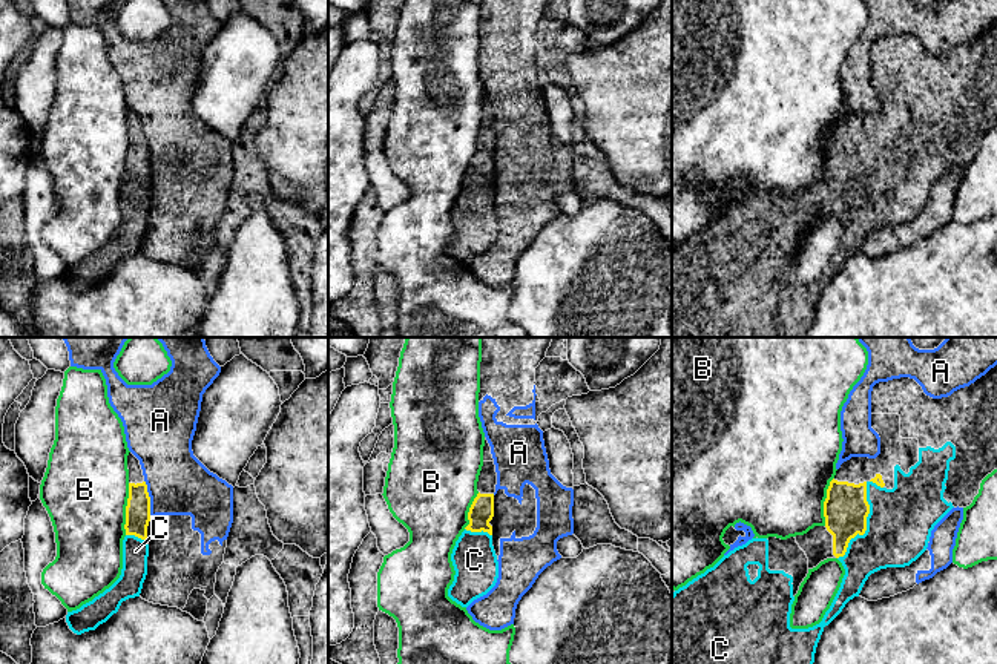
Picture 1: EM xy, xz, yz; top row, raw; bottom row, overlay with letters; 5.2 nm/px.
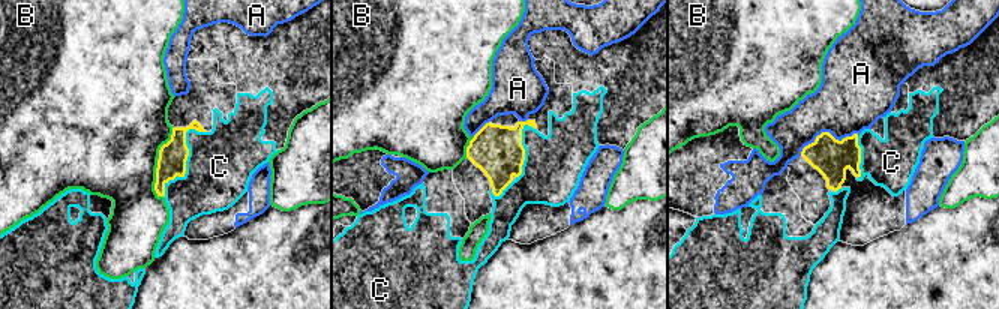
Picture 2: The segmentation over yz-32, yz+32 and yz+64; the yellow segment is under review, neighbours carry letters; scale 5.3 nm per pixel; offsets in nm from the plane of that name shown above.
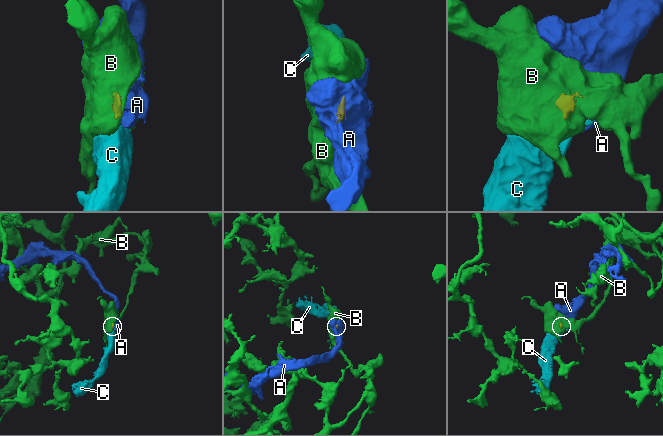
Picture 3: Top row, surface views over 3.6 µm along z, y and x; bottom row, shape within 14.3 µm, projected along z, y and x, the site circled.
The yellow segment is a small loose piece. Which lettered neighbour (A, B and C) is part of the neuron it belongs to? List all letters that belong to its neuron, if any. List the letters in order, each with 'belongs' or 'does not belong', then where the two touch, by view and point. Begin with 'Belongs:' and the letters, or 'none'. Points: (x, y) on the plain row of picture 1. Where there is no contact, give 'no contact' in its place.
Belongs: C
A: does not belong | xy (149, 155)
B: does not belong | xy (126, 166)
C: belongs | yz (865, 181)

